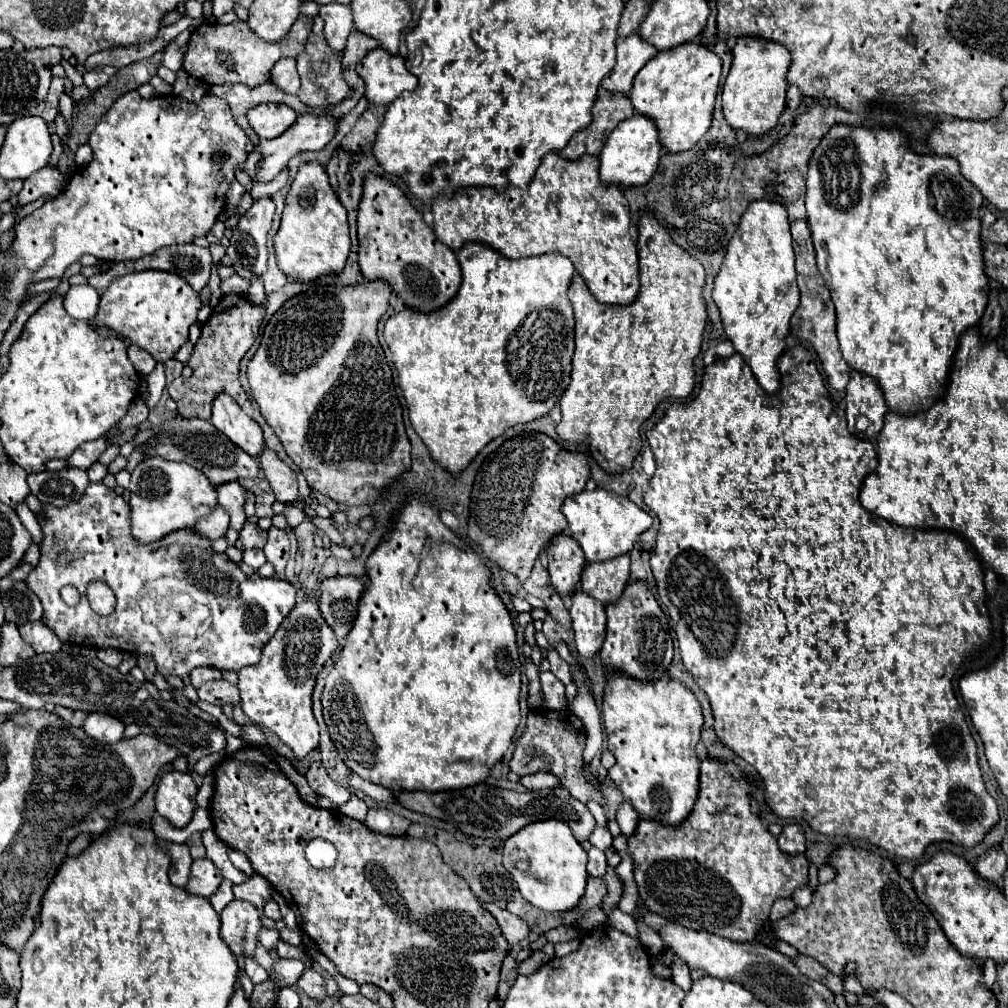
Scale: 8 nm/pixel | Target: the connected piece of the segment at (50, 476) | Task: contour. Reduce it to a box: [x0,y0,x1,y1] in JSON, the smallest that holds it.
[28,467,90,507]

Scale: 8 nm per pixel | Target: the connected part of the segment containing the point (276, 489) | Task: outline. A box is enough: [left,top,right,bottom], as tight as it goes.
[260,447,300,503]

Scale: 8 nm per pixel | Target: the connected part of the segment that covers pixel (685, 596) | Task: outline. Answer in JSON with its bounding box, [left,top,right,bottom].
[644,345,998,859]

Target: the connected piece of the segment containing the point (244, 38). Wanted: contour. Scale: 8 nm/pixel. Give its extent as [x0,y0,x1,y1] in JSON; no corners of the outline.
[184,15,312,85]

